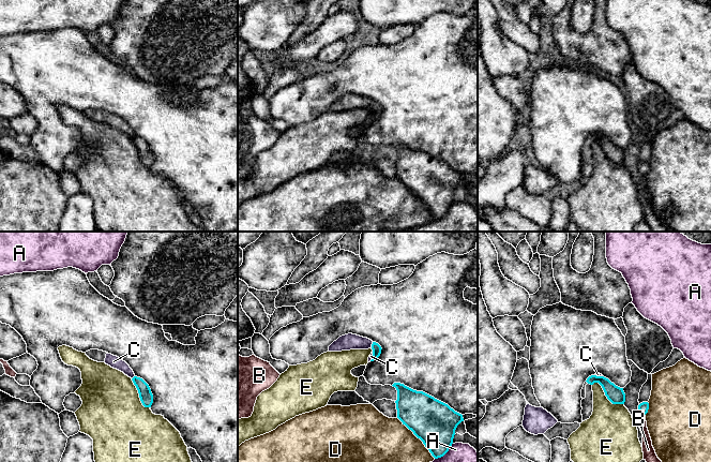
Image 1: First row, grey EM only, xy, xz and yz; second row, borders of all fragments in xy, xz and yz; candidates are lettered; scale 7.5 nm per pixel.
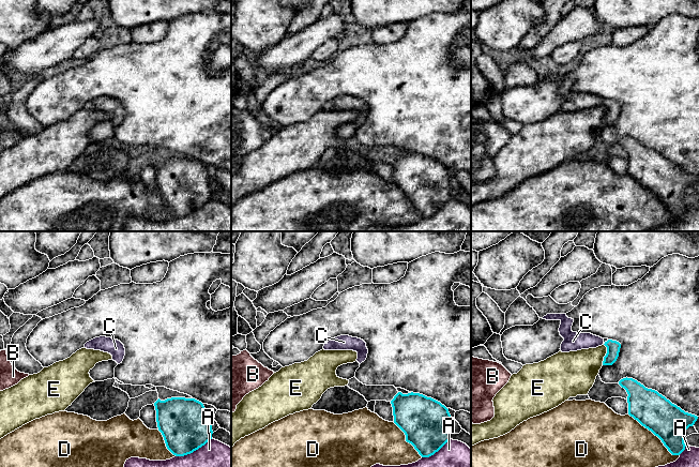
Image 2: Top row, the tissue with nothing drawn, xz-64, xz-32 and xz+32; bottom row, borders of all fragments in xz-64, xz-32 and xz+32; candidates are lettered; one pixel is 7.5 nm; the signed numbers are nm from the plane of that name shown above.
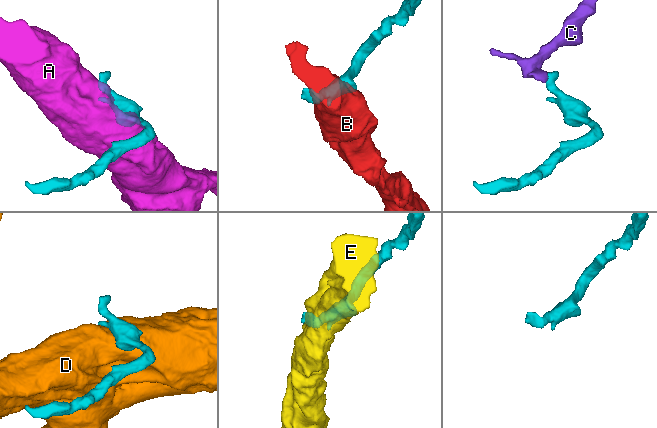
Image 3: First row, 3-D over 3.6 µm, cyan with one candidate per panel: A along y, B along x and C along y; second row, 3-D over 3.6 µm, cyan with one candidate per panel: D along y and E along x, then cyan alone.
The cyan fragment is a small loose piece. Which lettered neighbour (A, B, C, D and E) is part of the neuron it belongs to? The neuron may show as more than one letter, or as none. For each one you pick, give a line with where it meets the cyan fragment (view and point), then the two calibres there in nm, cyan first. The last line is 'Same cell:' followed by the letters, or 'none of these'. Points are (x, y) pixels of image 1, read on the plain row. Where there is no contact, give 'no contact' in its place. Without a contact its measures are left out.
Same cell: none of these

